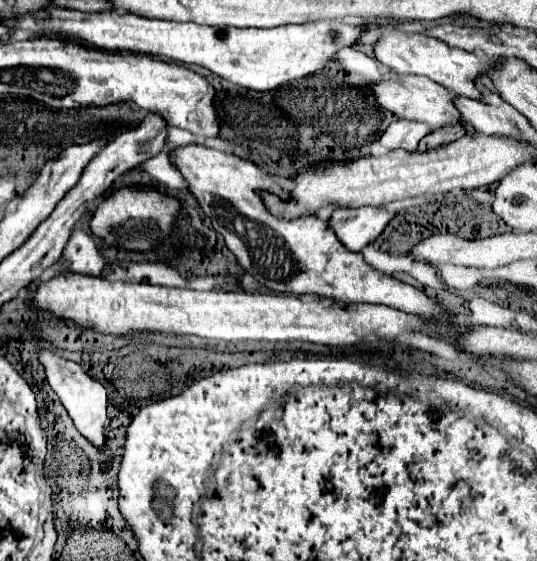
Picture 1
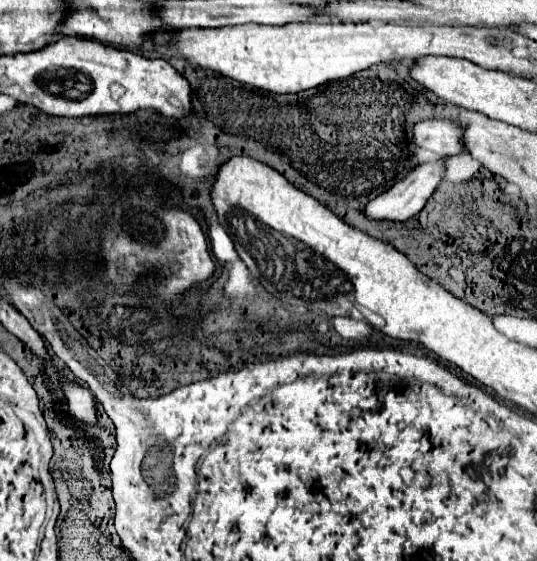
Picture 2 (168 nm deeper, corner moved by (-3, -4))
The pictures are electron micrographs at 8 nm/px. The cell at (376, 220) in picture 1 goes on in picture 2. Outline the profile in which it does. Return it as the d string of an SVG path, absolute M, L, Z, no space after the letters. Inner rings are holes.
M436 160L436 162L424 162L420 166L416 166L414 170L410 170L404 176L394 180L394 186L388 188L374 198L368 206L366 206L366 216L372 220L394 220L394 222L402 222L412 218L414 214L418 214L424 204L428 202L428 198L432 196L432 192L436 190L436 186L440 184L440 180L446 174L446 164L444 160Z

